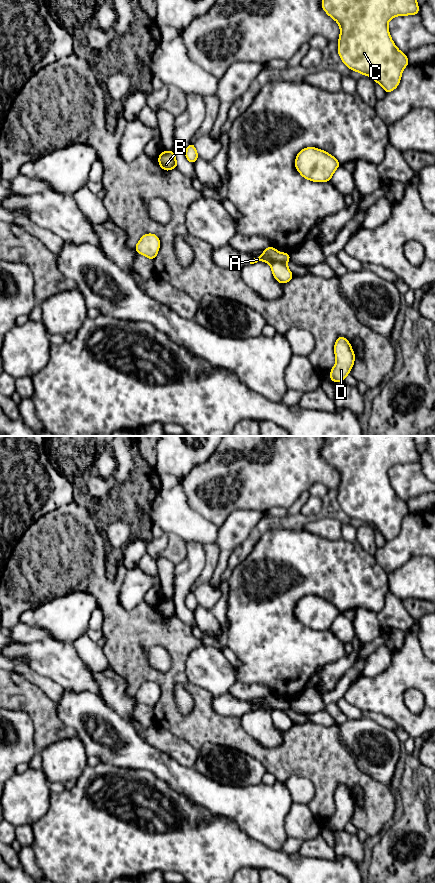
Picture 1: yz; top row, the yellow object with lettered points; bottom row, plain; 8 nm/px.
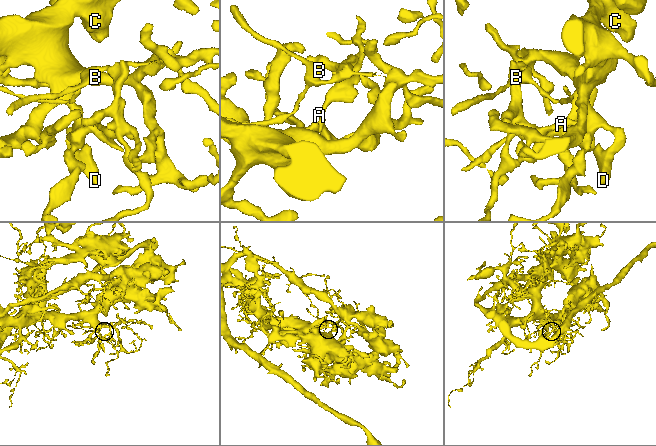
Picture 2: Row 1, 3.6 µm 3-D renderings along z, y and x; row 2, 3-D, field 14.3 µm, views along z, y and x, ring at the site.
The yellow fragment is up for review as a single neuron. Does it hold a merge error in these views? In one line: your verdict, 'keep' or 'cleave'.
cleave

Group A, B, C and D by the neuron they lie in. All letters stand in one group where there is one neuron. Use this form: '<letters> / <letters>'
A B / C D

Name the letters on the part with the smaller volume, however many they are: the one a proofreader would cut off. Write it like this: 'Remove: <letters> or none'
Remove: A, B

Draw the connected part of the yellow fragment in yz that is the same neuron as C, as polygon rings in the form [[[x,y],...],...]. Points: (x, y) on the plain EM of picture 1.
[[[326,436],[321,454],[340,474],[337,499],[342,510],[352,519],[372,525],[385,541],[395,538],[409,509],[394,492],[388,471],[396,464],[419,462],[414,436]]]

